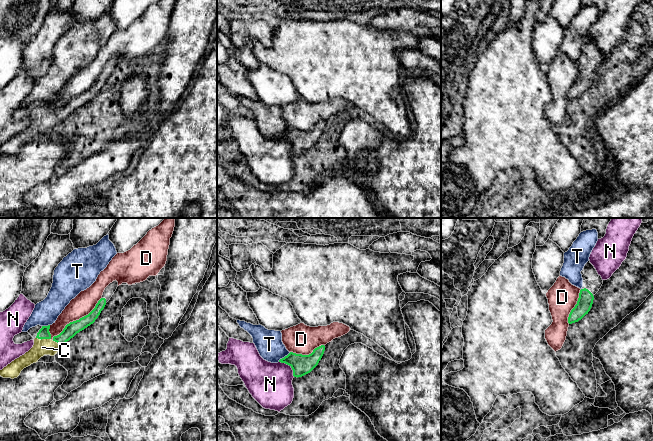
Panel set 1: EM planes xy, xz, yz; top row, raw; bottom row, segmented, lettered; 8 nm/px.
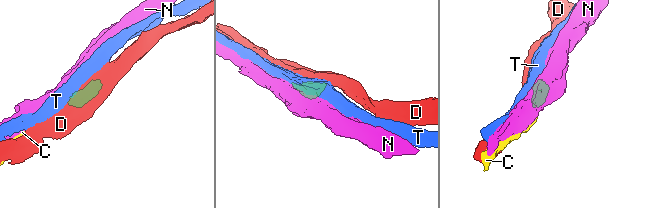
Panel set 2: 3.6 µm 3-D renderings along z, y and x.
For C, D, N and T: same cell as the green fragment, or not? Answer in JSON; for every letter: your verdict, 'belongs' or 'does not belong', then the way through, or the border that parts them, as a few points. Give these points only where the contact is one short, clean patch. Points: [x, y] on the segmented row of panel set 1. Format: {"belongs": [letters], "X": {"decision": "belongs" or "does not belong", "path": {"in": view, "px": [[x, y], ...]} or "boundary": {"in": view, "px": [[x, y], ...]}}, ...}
{"belongs": ["C"], "C": {"decision": "belongs", "path": {"in": "xy", "px": [[43, 333], [43, 338], [42, 347]]}}, "D": {"decision": "does not belong"}, "N": {"decision": "does not belong"}, "T": {"decision": "does not belong", "boundary": {"in": "xz", "px": [[290, 352], [278, 361]]}}}

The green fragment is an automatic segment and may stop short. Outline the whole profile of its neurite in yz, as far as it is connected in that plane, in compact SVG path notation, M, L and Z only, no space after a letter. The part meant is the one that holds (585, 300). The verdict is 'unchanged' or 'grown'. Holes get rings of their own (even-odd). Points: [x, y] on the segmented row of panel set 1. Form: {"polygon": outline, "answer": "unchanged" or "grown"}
{"polygon": "M590 260L585 264L581 274L585 288L580 290L577 304L569 314L569 324L578 322L588 314L593 304L594 295L599 291L603 284L601 276L590 263Z", "answer": "grown"}

